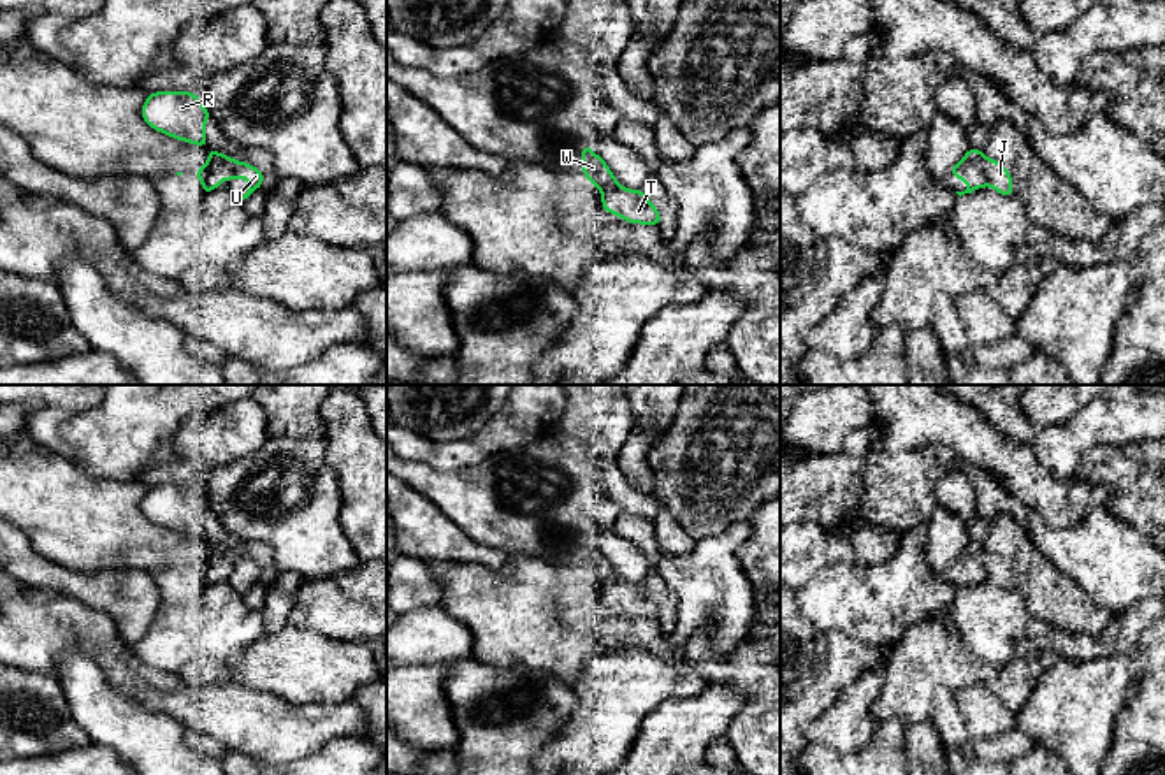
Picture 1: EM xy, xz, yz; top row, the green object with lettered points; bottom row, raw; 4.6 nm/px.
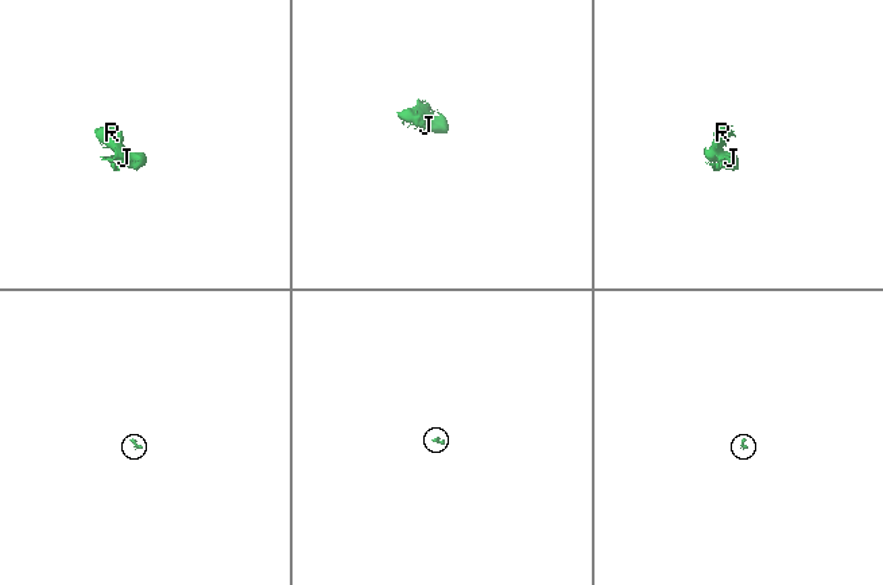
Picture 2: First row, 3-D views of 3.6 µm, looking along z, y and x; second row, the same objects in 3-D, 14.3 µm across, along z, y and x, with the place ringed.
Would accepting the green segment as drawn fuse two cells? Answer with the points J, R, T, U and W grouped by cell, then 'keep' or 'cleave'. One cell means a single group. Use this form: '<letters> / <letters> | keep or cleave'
J T U / R W | cleave

